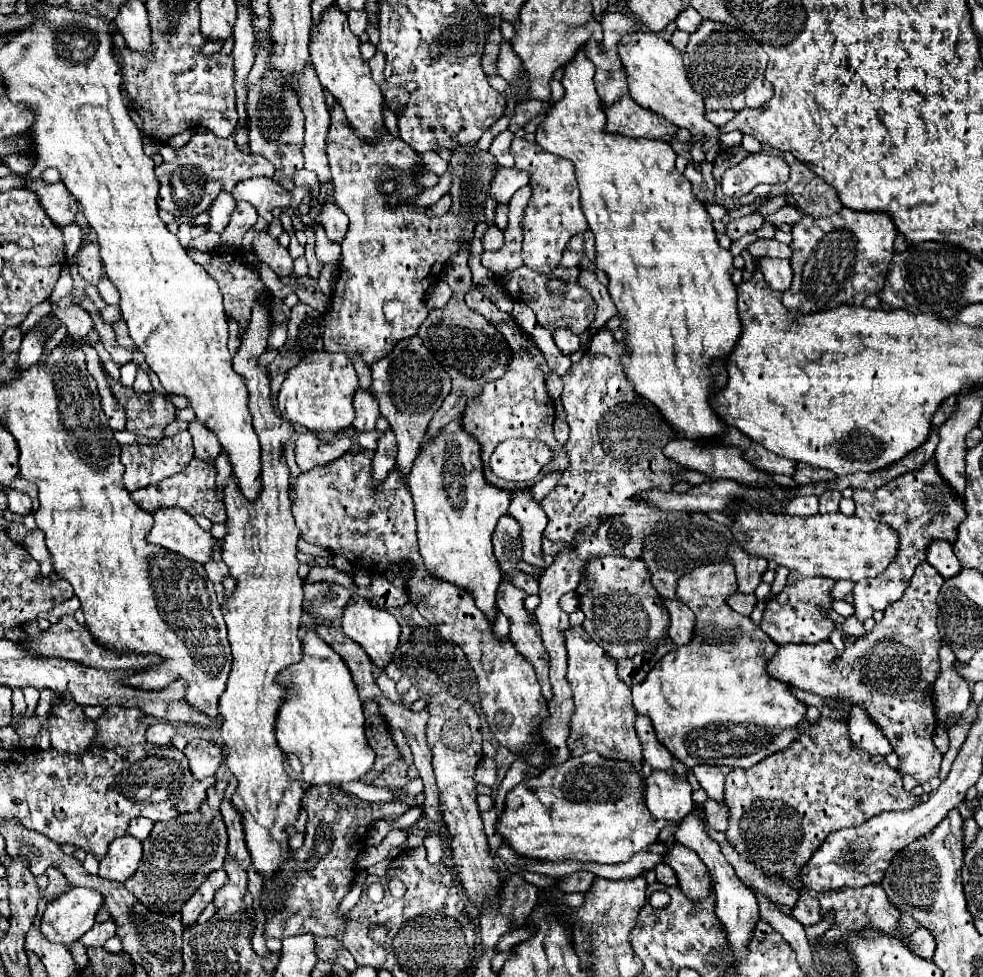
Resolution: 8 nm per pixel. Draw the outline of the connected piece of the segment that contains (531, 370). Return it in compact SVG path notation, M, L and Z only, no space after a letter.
M472 286L472 290L466 294L466 304L468 308L472 308L474 312L482 314L492 326L496 326L496 330L504 336L508 350L510 350L510 362L506 366L506 374L494 382L486 382L480 390L480 394L472 400L466 402L466 408L462 412L462 428L466 430L466 434L470 434L474 440L478 440L480 450L482 450L482 464L484 464L484 478L488 484L504 488L504 480L500 480L498 476L492 474L488 458L494 452L496 444L504 442L506 438L538 438L544 440L546 444L552 446L554 450L554 458L551 463L544 466L539 476L543 477L549 471L559 471L561 473L569 466L569 458L564 446L560 446L554 438L554 420L556 420L556 412L554 412L554 402L548 394L546 388L546 376L550 370L550 366L546 364L540 348L532 342L532 338L514 322L514 318L510 314L502 314L488 298L484 298L484 294L480 290L476 290Z

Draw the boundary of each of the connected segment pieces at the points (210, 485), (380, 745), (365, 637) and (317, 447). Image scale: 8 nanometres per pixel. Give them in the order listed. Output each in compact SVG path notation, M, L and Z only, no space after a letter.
M192 460L188 464L188 470L180 472L178 476L172 476L168 480L162 480L160 484L152 484L148 488L140 488L136 492L130 494L130 498L134 500L134 504L146 512L154 512L160 506L174 506L174 508L182 508L184 512L188 512L190 516L206 516L210 522L226 522L226 512L224 512L224 504L216 494L216 466L214 464L200 464L200 460Z
M368 700L364 704L364 714L366 714L366 740L370 748L376 752L376 762L372 770L366 776L362 776L362 782L372 784L380 772L384 772L390 764L394 764L400 758L400 750L396 748L386 718L380 714L378 704L374 704L374 700Z
M354 594L342 616L342 630L348 638L352 638L354 642L358 642L364 648L364 652L370 656L372 664L376 664L378 668L386 668L392 662L396 648L398 648L400 626L390 612L382 612L380 608L374 608L368 600Z
M302 434L296 442L296 464L302 472L312 470L314 466L330 464L332 460L344 456L352 448L352 438L334 436L330 442L320 440L316 434Z

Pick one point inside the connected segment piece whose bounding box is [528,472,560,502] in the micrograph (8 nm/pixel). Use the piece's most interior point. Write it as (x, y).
(542, 487)

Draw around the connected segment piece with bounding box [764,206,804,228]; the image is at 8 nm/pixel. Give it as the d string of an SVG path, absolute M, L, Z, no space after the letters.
M780 208L776 214L772 214L772 216L766 216L764 218L764 222L768 222L768 224L772 224L772 226L782 226L782 224L790 224L790 226L794 226L800 218L802 218L804 214L802 212L796 212L796 208Z

